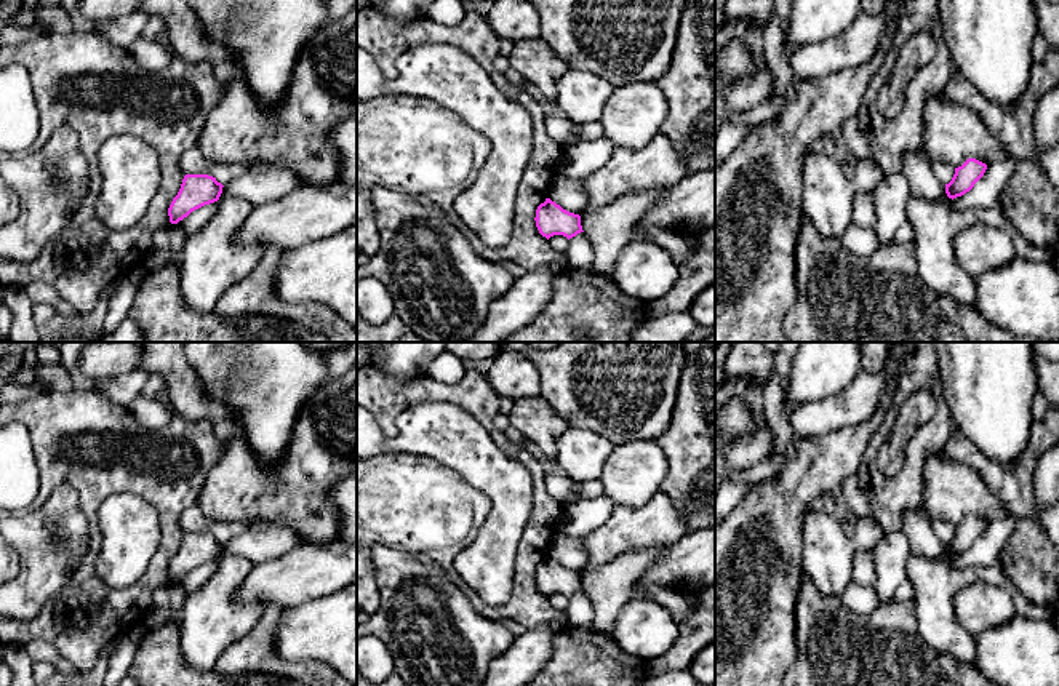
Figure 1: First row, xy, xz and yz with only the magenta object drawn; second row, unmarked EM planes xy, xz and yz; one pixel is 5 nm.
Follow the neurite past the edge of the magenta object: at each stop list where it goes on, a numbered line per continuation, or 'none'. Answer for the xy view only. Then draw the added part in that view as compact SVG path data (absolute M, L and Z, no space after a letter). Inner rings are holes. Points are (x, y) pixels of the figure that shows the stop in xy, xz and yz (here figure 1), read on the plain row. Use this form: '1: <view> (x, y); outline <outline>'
none

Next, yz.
none

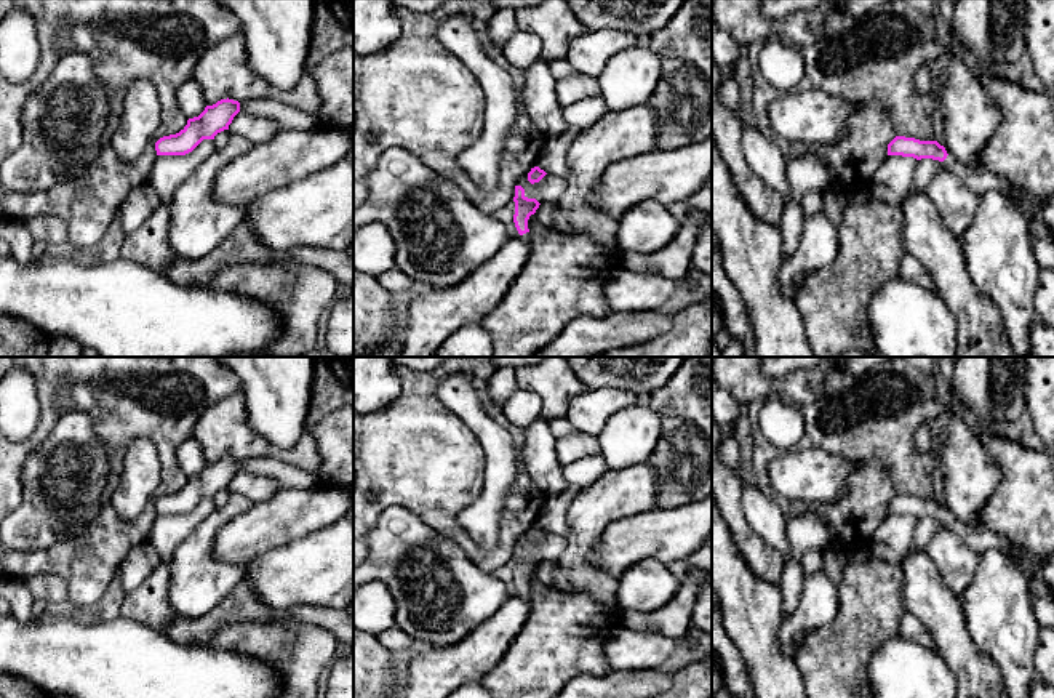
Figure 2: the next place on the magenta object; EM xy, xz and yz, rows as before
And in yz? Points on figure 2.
1: yz (979, 538); outline M947 514L944 524L952 532L958 533L979 554L985 552L987 549L998 549L1003 554L1011 551L1008 540L998 536L985 527L968 525L952 514Z

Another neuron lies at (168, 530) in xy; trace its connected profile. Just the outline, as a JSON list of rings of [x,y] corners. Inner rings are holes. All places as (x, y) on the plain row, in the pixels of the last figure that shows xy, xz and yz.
[[[203,498],[186,514],[158,514],[152,524],[149,541],[157,549],[162,564],[168,564],[176,548],[214,507],[213,498]]]

